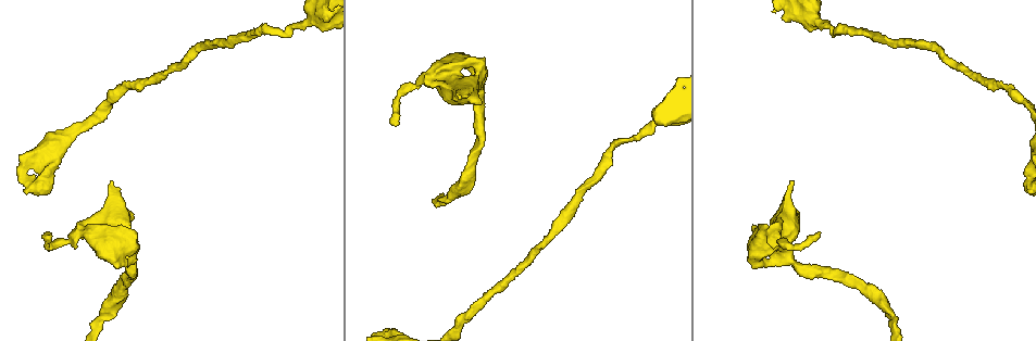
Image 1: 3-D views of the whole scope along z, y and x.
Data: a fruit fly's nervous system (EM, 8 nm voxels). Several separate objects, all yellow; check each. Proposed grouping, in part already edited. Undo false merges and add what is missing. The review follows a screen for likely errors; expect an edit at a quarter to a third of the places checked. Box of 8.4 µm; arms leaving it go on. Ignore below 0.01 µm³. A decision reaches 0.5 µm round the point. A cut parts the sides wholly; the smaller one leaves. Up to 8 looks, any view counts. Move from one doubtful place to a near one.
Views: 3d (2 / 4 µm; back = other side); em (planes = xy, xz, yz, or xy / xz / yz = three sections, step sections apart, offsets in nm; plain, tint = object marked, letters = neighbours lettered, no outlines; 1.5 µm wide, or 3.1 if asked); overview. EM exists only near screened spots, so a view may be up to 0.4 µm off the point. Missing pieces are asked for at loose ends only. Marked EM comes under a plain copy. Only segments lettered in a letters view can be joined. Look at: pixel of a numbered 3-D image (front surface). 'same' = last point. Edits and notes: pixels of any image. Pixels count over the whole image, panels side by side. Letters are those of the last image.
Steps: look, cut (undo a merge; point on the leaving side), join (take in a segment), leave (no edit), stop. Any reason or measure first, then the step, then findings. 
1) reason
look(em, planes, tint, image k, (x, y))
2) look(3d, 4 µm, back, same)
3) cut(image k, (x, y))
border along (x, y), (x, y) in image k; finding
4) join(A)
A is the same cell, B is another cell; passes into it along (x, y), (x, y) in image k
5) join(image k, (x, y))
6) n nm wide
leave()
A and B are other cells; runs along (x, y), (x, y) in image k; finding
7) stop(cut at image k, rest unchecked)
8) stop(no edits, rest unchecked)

thick turns thin
look(3d, 4 µm, image 1, (817, 21))

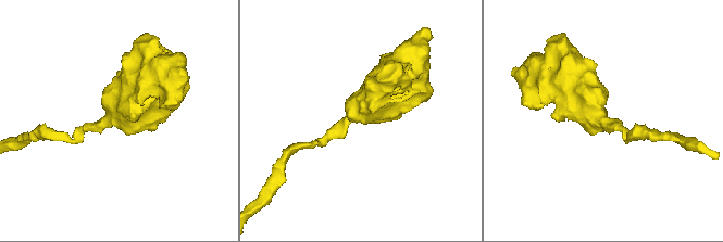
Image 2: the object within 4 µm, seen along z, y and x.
look(em, planes, tint, image 2, (348, 121))

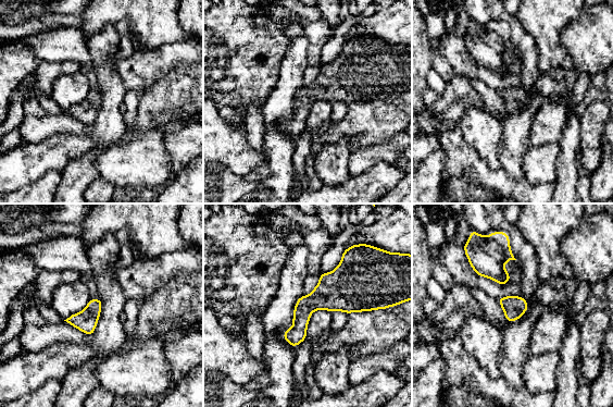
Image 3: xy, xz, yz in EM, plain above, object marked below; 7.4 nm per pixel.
look(em, planes, letters, same)

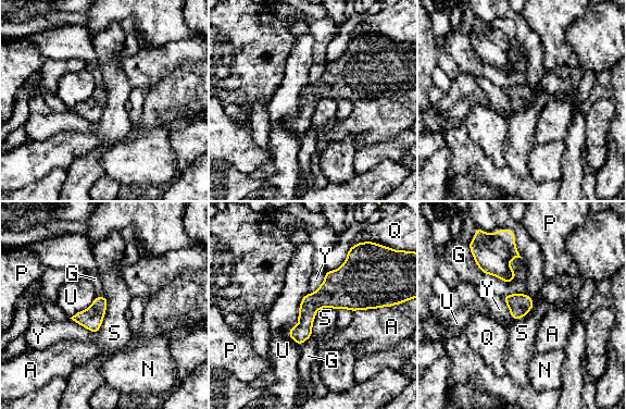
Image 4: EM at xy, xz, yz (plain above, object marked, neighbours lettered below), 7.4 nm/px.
leave()
A, G, N, P, Q, S, U and Y are other cells; border along (336, 308), (321, 307), (311, 333) in image 4; continuous, no second neuron

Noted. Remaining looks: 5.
an open end
look(3d, 4 µm, image 1, (458, 99))

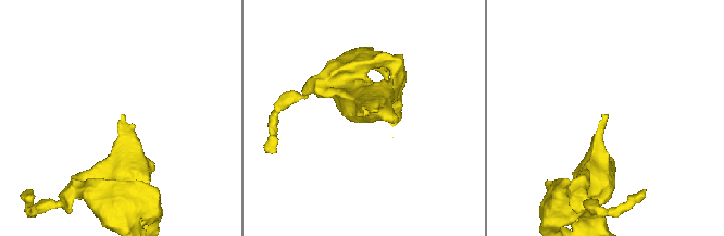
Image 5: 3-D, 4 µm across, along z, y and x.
now the EM
look(em, xz, step 8, letters, image 5, (604, 115))

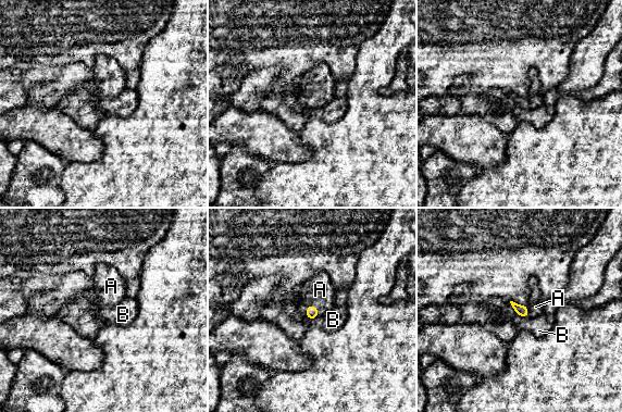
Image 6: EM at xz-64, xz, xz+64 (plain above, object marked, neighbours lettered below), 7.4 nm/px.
cut it another way
look(em, planes, letters, same)

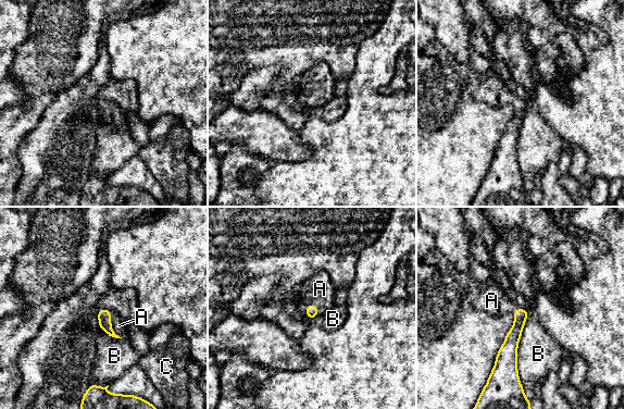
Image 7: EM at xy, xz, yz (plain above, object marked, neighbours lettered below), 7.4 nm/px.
join(A)
A is the same cell, B and C are other cells; passes into it along (104, 318), (110, 325), (119, 325) in image 7; the neuron continues

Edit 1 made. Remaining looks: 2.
stop(join at image 7, rest unchecked)

